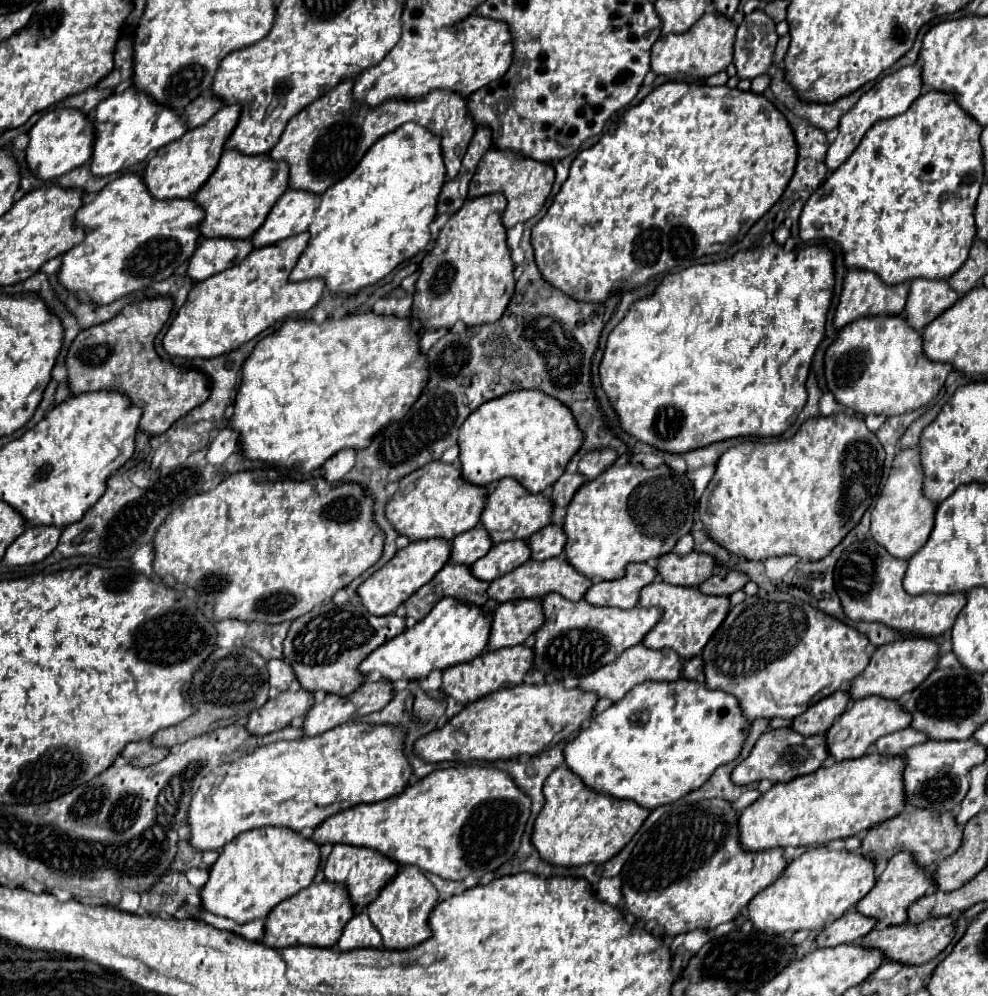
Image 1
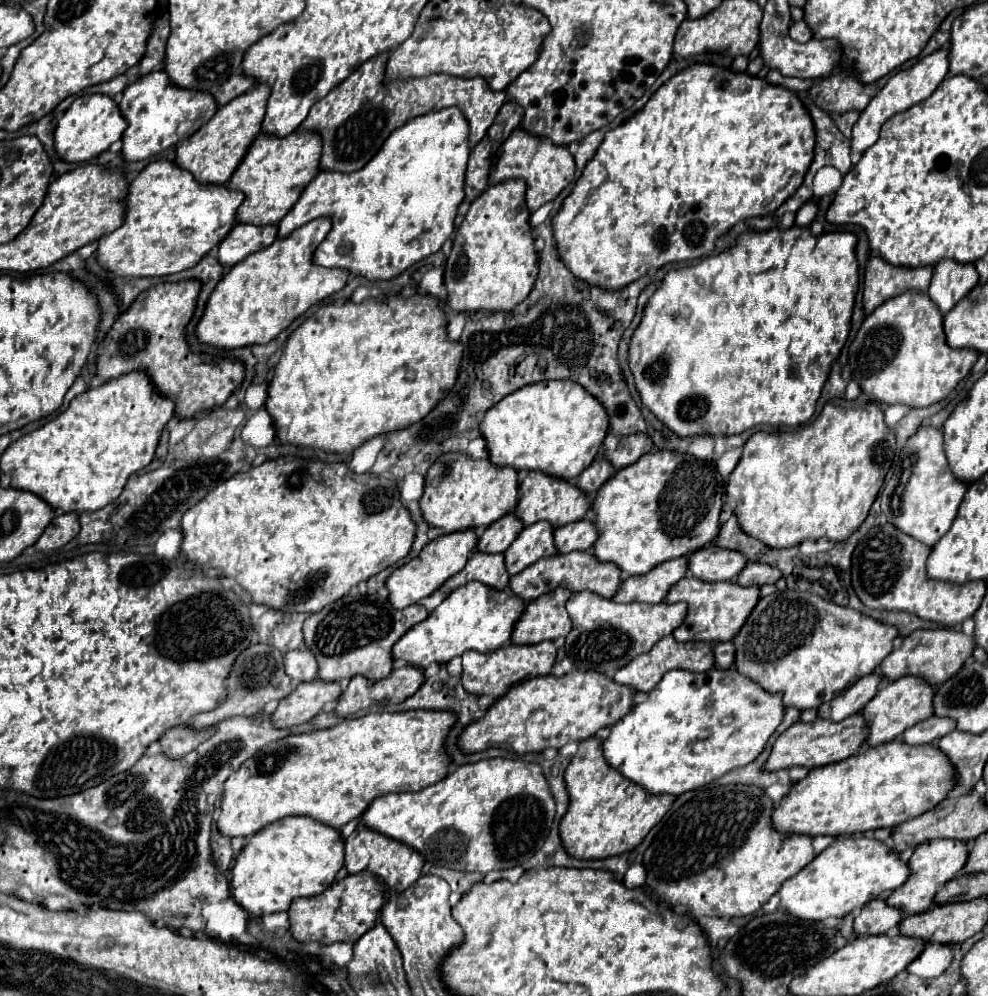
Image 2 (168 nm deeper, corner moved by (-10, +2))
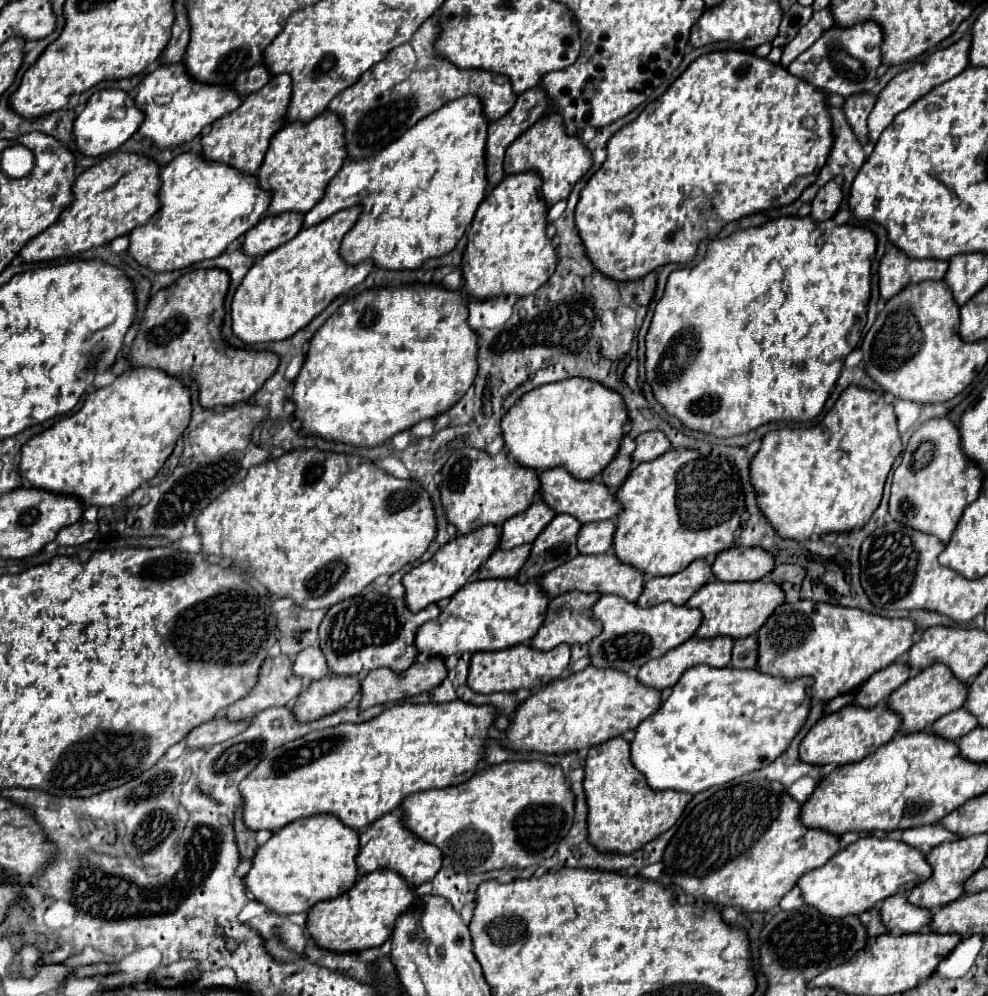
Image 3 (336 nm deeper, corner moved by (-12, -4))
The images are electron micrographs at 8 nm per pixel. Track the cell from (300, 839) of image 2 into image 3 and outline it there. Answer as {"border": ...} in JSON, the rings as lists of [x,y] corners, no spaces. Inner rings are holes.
{"border":[[[316,814],[296,820],[276,830],[274,836],[258,848],[254,864],[244,878],[246,886],[256,900],[276,914],[310,910],[316,902],[336,898],[356,884],[358,838],[358,832],[344,826],[334,814]]]}

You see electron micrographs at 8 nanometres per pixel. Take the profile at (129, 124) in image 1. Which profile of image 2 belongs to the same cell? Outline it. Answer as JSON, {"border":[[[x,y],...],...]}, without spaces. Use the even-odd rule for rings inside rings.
{"border":[[[156,70],[146,76],[140,76],[130,84],[120,100],[120,112],[128,122],[128,128],[122,134],[122,156],[126,162],[146,160],[158,152],[178,144],[180,140],[192,136],[202,128],[216,112],[218,104],[206,92],[190,92],[174,86],[166,72]]]}

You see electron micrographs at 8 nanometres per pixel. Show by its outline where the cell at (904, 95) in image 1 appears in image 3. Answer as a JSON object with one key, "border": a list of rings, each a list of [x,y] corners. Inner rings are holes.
{"border":[[[970,32],[964,34],[956,44],[944,48],[944,50],[936,50],[930,56],[926,56],[924,60],[916,62],[912,68],[900,72],[898,76],[894,76],[886,88],[880,92],[878,102],[874,106],[874,110],[868,116],[868,130],[870,130],[870,140],[876,142],[880,138],[880,134],[884,132],[884,128],[894,120],[896,114],[904,112],[908,106],[912,106],[918,98],[922,98],[924,94],[928,94],[932,88],[936,88],[938,84],[944,84],[946,80],[958,76],[964,68],[968,68],[968,46],[970,46]]]}

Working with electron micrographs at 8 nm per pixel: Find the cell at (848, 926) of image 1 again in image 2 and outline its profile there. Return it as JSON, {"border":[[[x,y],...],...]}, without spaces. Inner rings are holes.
{"border":[[[884,900],[868,902],[862,912],[854,918],[854,932],[858,936],[866,934],[886,934],[902,920],[902,912],[898,908],[886,906]]]}

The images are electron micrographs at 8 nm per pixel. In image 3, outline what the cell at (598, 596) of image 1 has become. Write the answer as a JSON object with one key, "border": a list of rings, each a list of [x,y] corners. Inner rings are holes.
{"border":[[[696,560],[678,574],[650,578],[644,584],[644,592],[636,604],[642,608],[650,608],[670,600],[676,606],[684,606],[690,600],[690,596],[704,584],[708,584],[712,578],[712,566],[706,560]]]}

